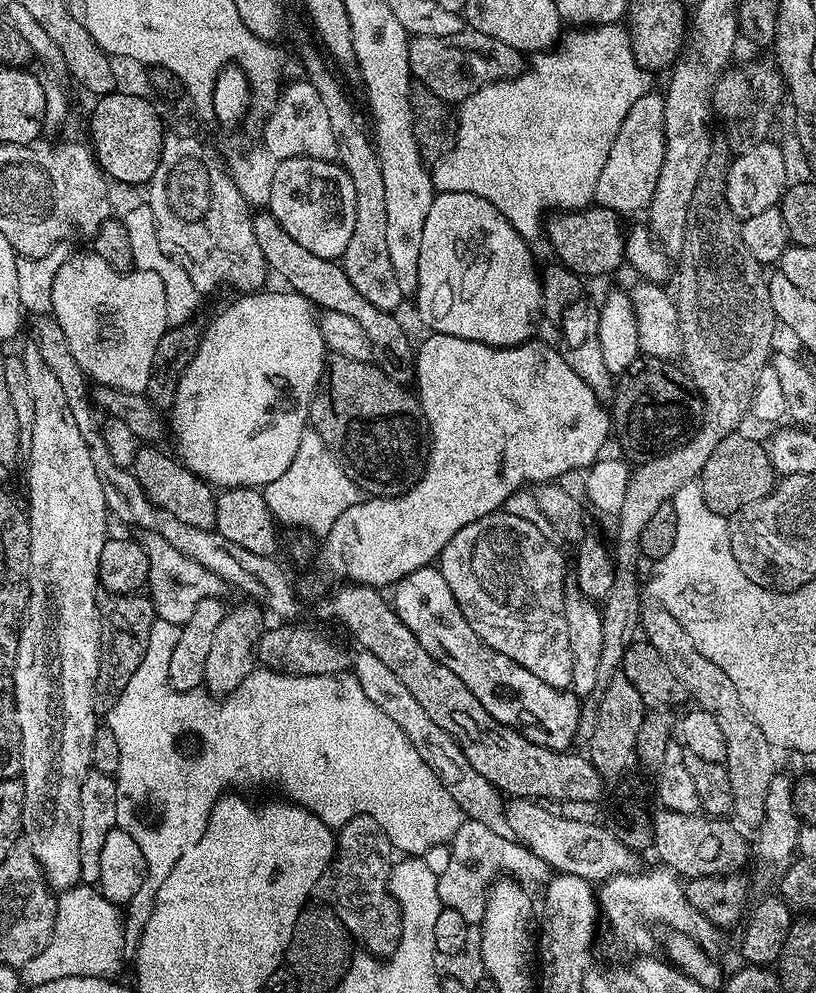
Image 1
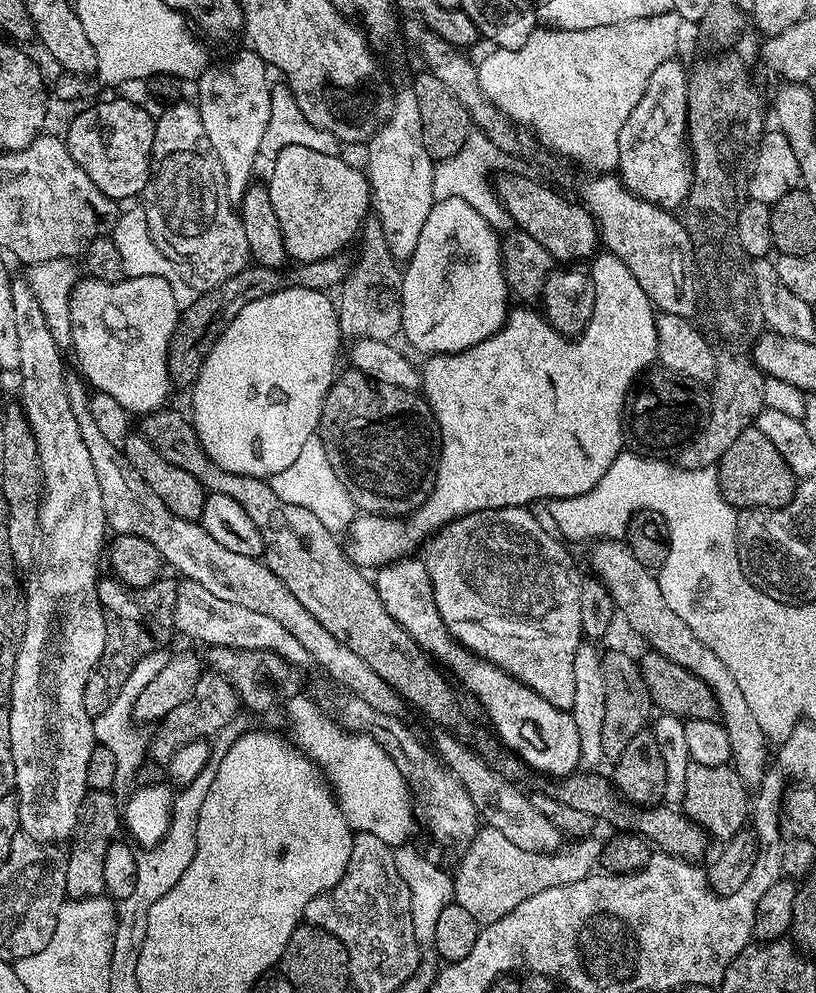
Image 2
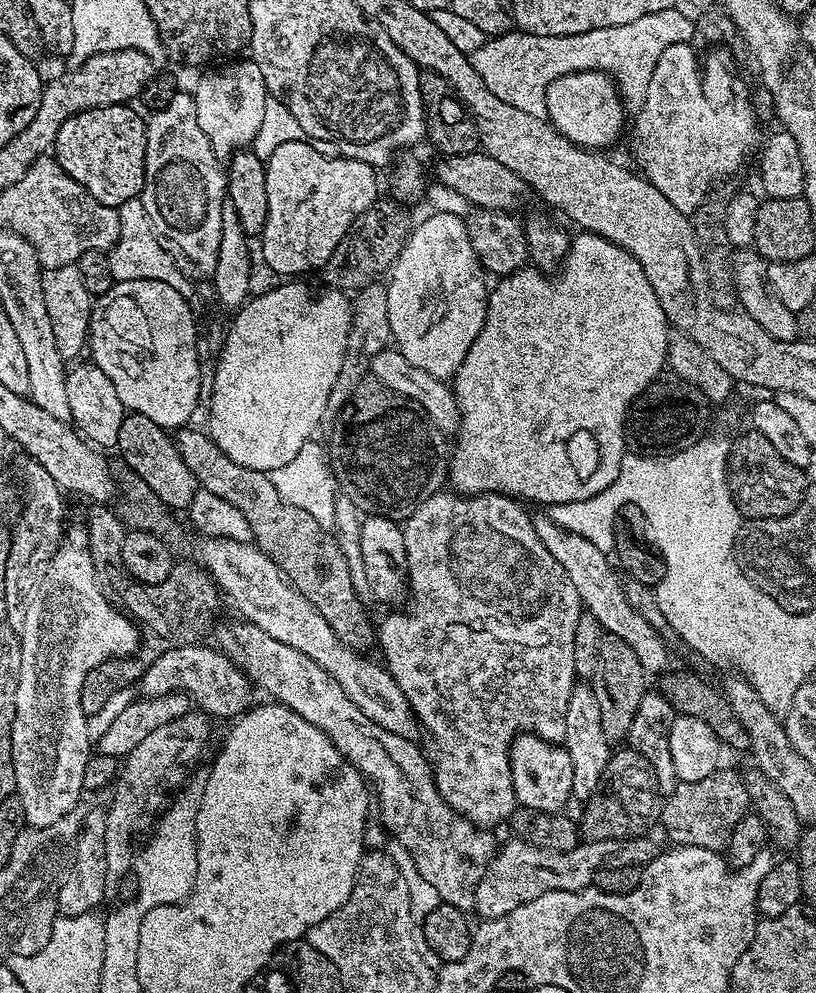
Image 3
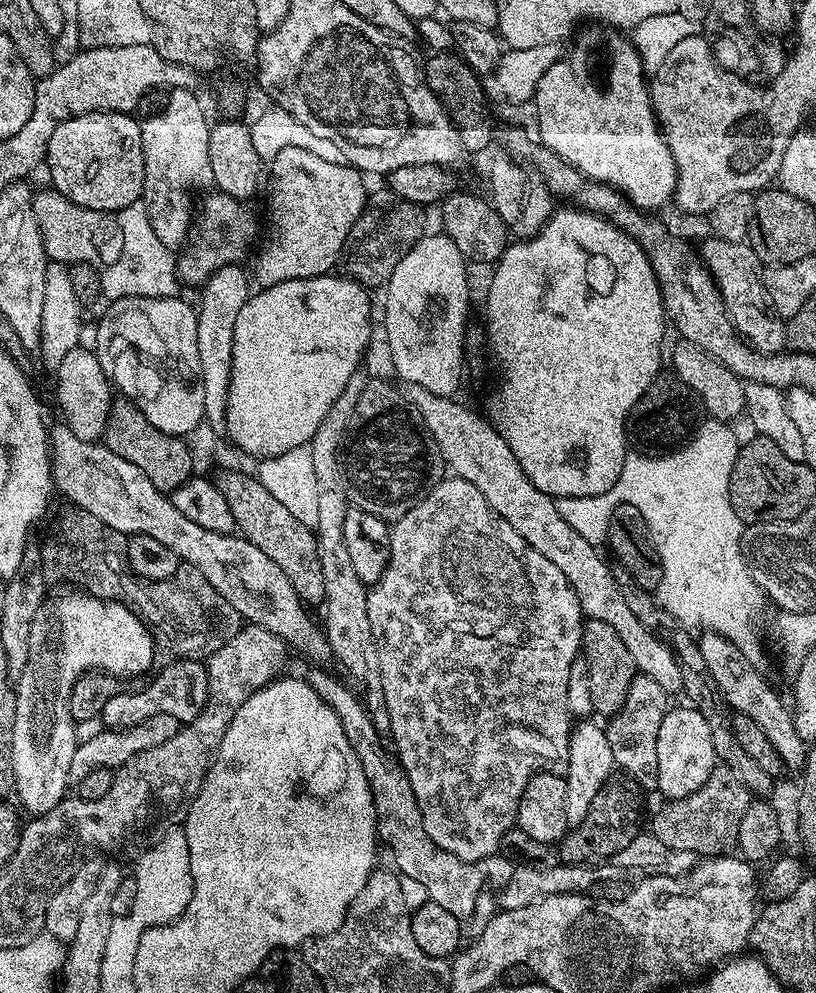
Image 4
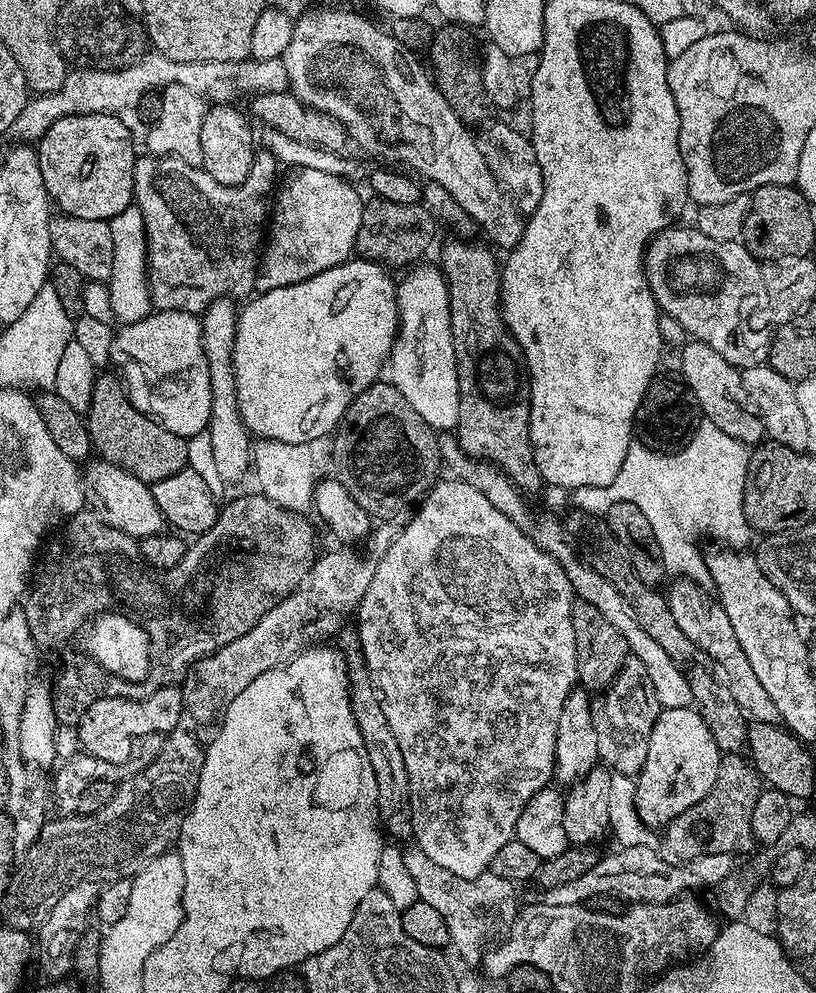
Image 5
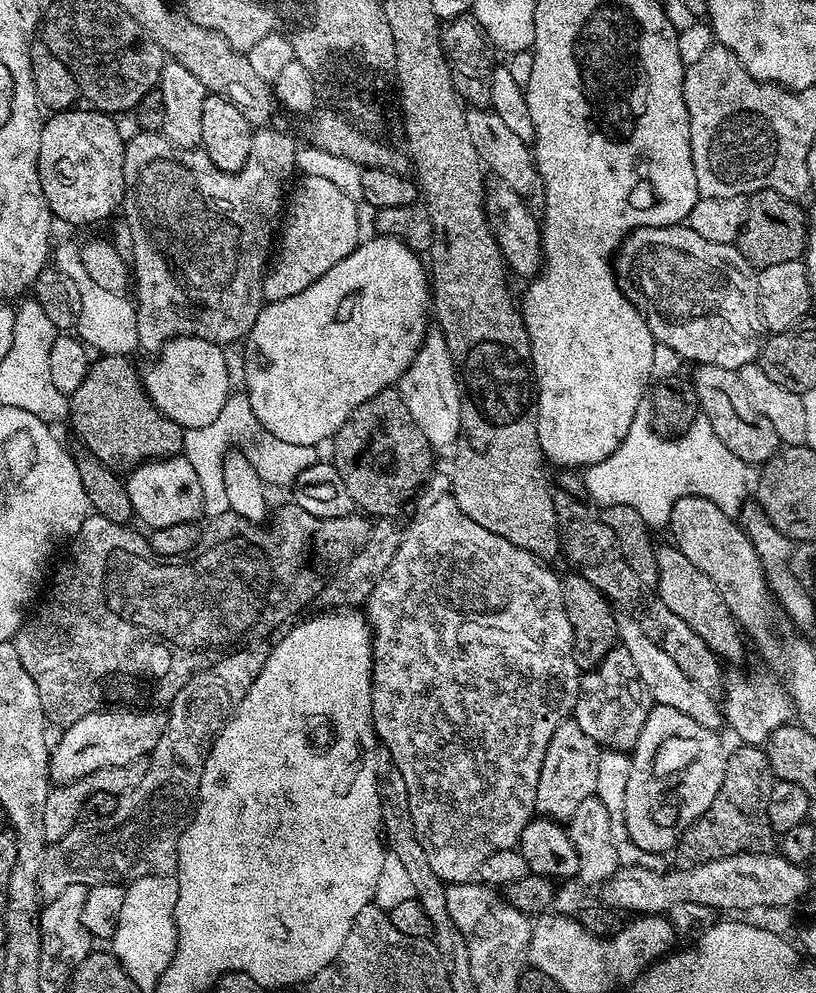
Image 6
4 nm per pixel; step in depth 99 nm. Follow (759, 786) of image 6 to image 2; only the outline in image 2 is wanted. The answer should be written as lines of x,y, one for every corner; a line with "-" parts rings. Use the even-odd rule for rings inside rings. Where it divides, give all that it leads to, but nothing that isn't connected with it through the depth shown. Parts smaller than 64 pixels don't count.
722,762
718,766
689,763
682,812
704,829
713,841
716,839
717,842
723,842
734,838
734,834
745,831
747,824
744,823
750,817
750,792
744,779
727,763

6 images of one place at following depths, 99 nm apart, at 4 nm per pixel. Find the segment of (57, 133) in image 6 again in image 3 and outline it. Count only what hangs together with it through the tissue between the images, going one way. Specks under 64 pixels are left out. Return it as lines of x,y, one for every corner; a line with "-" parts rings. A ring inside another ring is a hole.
115,104
91,108
82,114
74,114
74,118
66,118
62,122
62,130
58,130
54,145
54,158
86,191
98,202
111,208
119,208
128,200
135,200
144,190
144,159
146,158
146,127
145,117
139,116
128,104

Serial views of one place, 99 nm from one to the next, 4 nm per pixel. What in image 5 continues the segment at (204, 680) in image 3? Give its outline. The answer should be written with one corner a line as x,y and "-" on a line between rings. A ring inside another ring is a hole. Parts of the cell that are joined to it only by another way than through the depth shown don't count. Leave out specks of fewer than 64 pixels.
179,687
160,688
149,696
128,699
108,697
95,701
80,720
79,747
106,762
126,762
134,755
140,739
146,734
167,734
176,729
184,716
184,693

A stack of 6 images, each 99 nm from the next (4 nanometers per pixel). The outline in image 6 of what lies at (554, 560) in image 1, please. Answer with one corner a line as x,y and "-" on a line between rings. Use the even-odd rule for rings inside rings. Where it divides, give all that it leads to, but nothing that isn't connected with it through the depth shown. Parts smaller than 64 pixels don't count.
444,494
444,496
438,497
433,504
426,505
409,522
408,528
406,526
403,529
403,536
397,553
394,554
390,566
386,566
382,578
374,586
374,590
368,595
366,601
366,619
372,633
372,727
376,730
376,738
382,745
383,751
384,748
388,751
385,752
387,759
391,760
394,767
402,774
402,782
406,782
410,814
414,818
414,834
418,834
418,842
422,842
422,850
426,850
426,858
429,860
431,868
434,869
434,874
438,874
438,878
443,880
445,885
469,883
476,876
478,866
482,866
482,861
485,858
490,858
490,854
495,854
497,850
510,850
519,845
522,830
526,830
526,826
533,820
536,812
538,774
542,774
542,758
546,758
546,746
550,746
550,738
554,738
554,730
558,730
560,723
573,715
576,707
576,695
580,693
582,669
574,662
570,618
566,618
566,606
562,602
561,577
555,576
548,567
547,563
537,560
536,556
526,550
506,542
506,538
502,538
498,534
490,534
490,530
478,526
478,522
466,518
466,514
462,514
462,510
458,510
458,502
454,502
452,495

